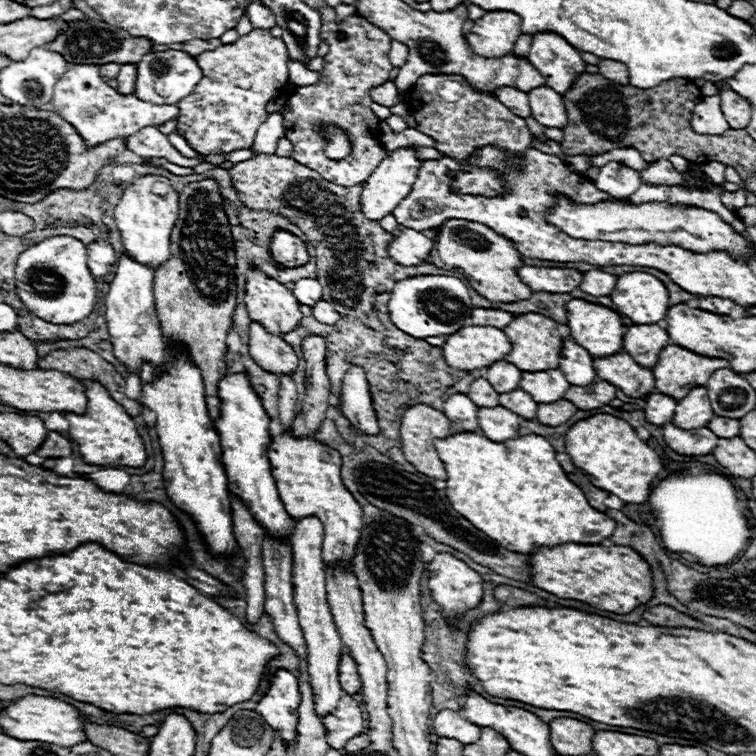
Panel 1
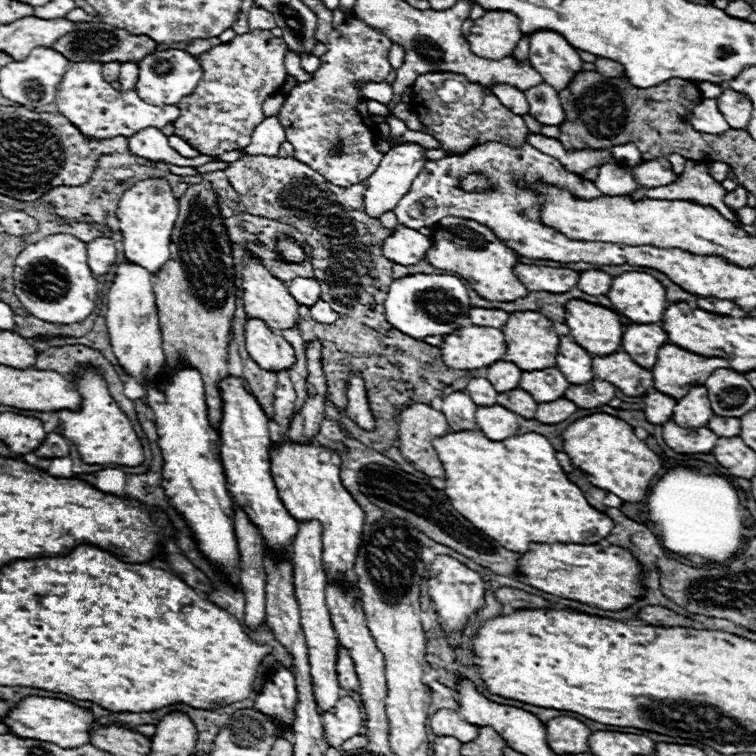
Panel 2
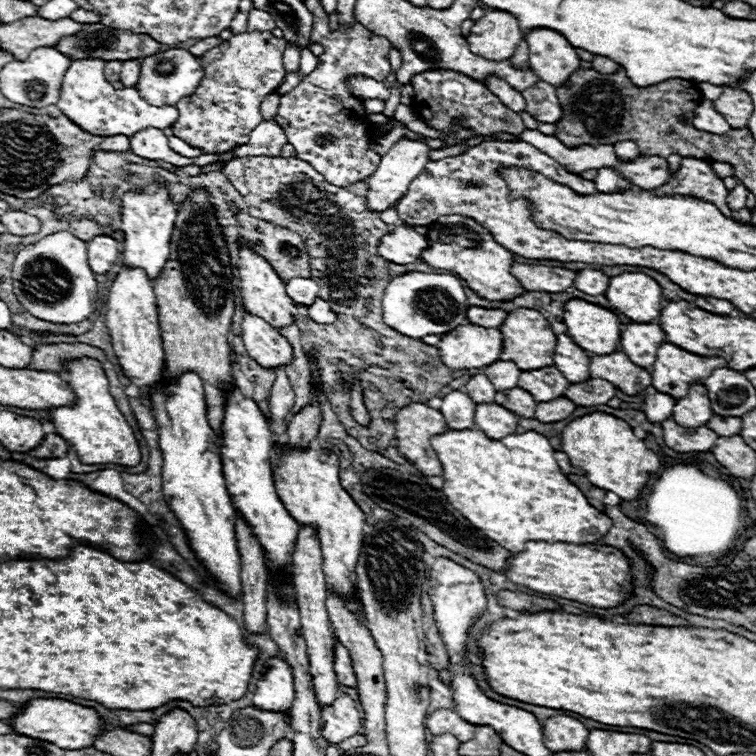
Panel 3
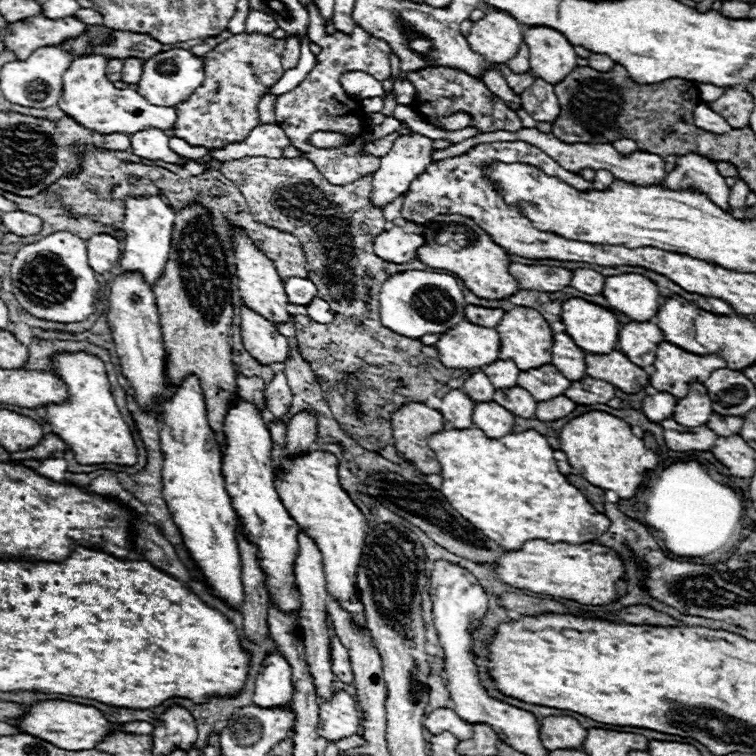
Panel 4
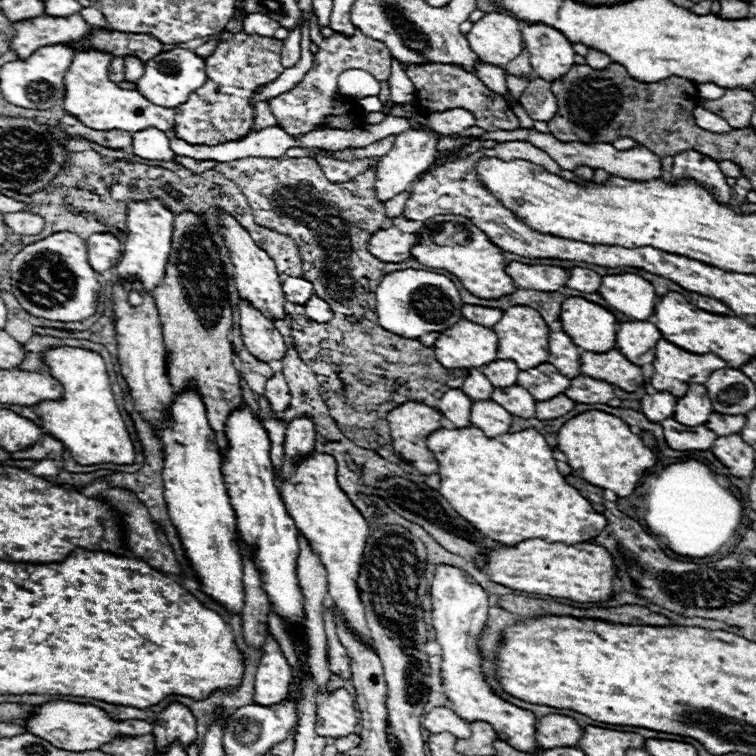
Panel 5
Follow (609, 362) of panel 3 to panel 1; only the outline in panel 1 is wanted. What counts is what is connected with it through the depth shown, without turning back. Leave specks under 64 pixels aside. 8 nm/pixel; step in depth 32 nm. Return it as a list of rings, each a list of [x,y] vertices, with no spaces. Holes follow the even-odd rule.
[[[624,352],[608,358],[594,358],[594,370],[600,380],[614,384],[630,398],[646,398],[656,388],[652,370],[638,366],[632,356]]]

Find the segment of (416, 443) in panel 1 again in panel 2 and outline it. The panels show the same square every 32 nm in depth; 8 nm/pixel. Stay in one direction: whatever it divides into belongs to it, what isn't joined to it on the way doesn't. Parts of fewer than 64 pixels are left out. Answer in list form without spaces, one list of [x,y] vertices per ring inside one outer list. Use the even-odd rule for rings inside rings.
[[[412,404],[410,408],[406,408],[400,418],[398,418],[398,438],[400,438],[400,452],[402,456],[422,474],[430,476],[430,478],[444,478],[444,468],[442,462],[438,460],[438,454],[432,446],[432,438],[436,436],[446,436],[448,432],[452,432],[452,428],[448,426],[446,416],[440,410],[434,410],[426,404]]]

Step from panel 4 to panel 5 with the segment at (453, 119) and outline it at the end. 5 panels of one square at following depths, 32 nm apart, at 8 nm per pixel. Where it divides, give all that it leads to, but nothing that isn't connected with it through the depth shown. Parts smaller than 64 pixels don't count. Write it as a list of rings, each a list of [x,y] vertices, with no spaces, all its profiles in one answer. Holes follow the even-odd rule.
[[[460,108],[442,112],[442,114],[420,114],[418,120],[426,126],[432,126],[440,134],[456,134],[456,132],[462,132],[464,128],[474,126],[474,122],[476,122],[472,112],[460,110]]]

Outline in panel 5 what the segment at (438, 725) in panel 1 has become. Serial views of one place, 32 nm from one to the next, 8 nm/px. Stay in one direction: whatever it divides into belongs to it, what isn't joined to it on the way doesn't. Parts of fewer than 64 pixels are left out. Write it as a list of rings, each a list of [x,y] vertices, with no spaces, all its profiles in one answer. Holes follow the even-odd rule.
[[[434,708],[432,712],[424,714],[422,718],[422,726],[430,732],[430,734],[442,734],[442,732],[450,732],[456,738],[466,738],[470,736],[470,724],[466,720],[460,720],[450,708]]]

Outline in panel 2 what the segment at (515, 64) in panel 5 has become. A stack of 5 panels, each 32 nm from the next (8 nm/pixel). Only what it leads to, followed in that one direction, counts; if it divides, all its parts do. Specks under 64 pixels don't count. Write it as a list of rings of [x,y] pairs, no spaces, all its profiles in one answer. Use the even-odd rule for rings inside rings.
[[[524,34],[522,40],[518,40],[518,44],[514,48],[514,58],[516,60],[522,60],[522,62],[528,60],[528,44],[530,44],[530,38]]]

